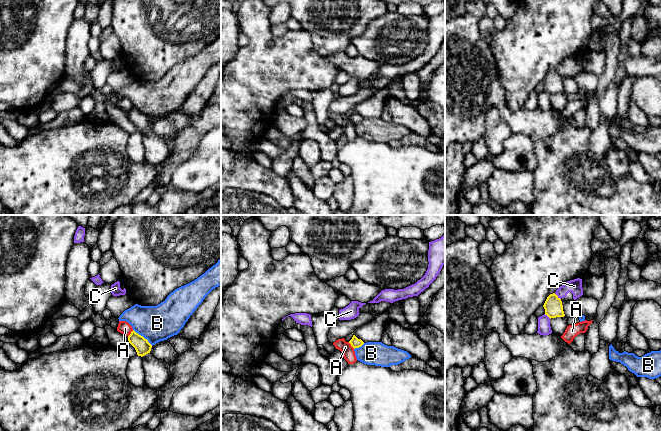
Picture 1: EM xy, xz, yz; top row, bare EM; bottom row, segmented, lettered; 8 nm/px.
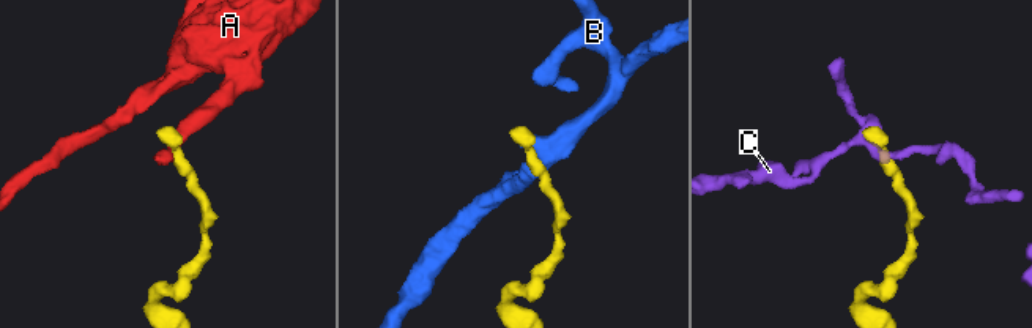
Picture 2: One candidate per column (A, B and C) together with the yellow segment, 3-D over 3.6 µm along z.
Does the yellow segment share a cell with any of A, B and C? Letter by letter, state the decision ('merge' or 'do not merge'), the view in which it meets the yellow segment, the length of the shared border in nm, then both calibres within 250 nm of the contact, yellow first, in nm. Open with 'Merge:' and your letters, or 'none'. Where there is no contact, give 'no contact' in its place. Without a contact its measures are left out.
Merge: none
A: do not merge; contact in xz; length 80 nm; calibres 80 and 100 nm
B: do not merge; contact in xy; length 200 nm; calibres 120 and 280 nm
C: do not merge; contact in yz; length 80 nm; calibres 150 and 110 nm

